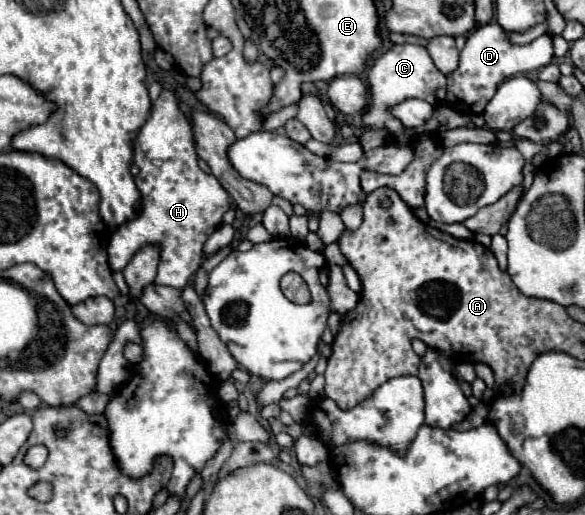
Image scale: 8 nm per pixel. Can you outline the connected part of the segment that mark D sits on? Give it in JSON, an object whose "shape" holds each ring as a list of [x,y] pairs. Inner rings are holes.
{"shape":[[[496,22],[484,24],[482,28],[472,30],[472,34],[468,36],[466,46],[460,52],[460,66],[456,68],[458,76],[456,76],[456,70],[446,76],[446,80],[448,80],[446,82],[446,90],[448,90],[446,102],[464,114],[482,114],[482,110],[492,100],[496,86],[500,82],[504,82],[506,78],[510,78],[518,72],[538,70],[538,68],[550,64],[552,58],[554,58],[552,38],[548,34],[536,38],[528,46],[514,46],[508,40],[506,32],[502,32],[502,28],[498,28]]]}

